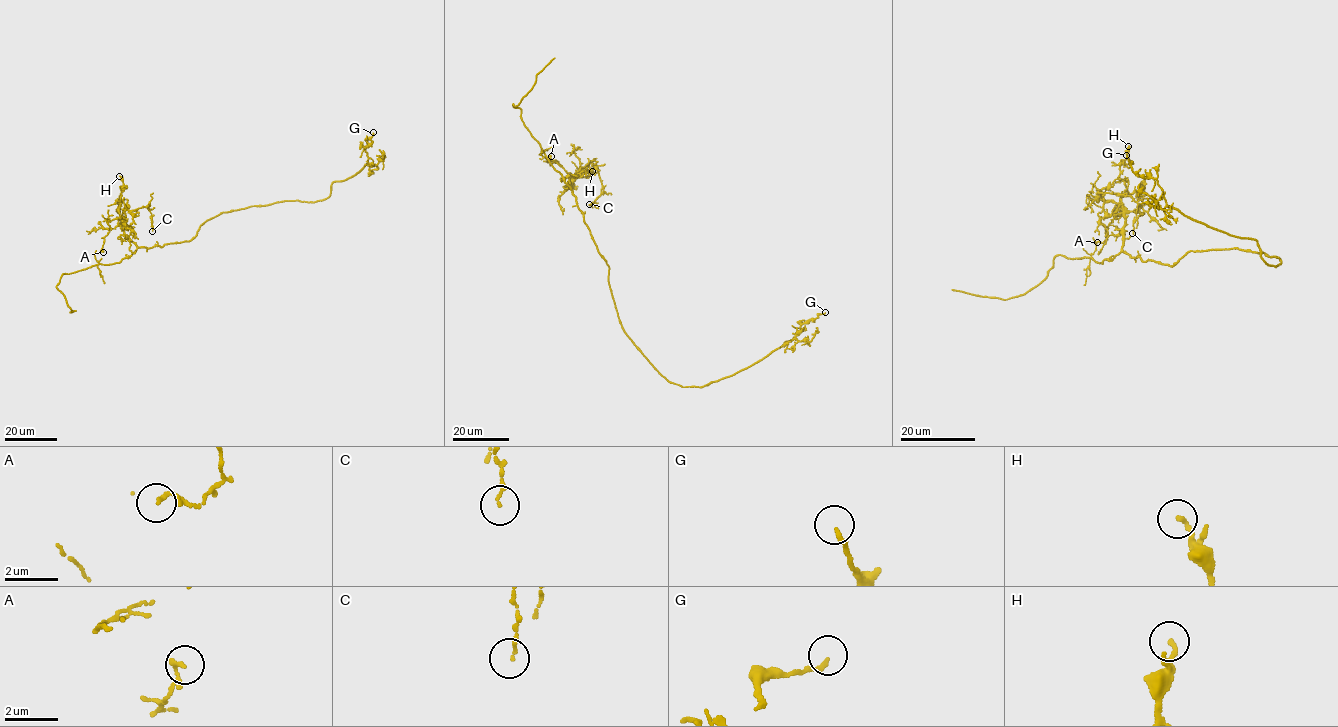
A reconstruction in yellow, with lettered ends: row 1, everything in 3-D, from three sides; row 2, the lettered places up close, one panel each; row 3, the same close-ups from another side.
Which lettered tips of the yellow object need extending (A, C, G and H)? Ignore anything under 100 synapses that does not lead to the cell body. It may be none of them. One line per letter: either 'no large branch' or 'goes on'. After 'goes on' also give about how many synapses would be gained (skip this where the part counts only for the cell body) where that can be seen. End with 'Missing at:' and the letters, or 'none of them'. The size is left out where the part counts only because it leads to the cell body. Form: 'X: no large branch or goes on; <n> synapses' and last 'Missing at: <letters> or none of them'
A: no large branch
C: no large branch
G: no large branch
H: no large branch
Missing at: none of them

